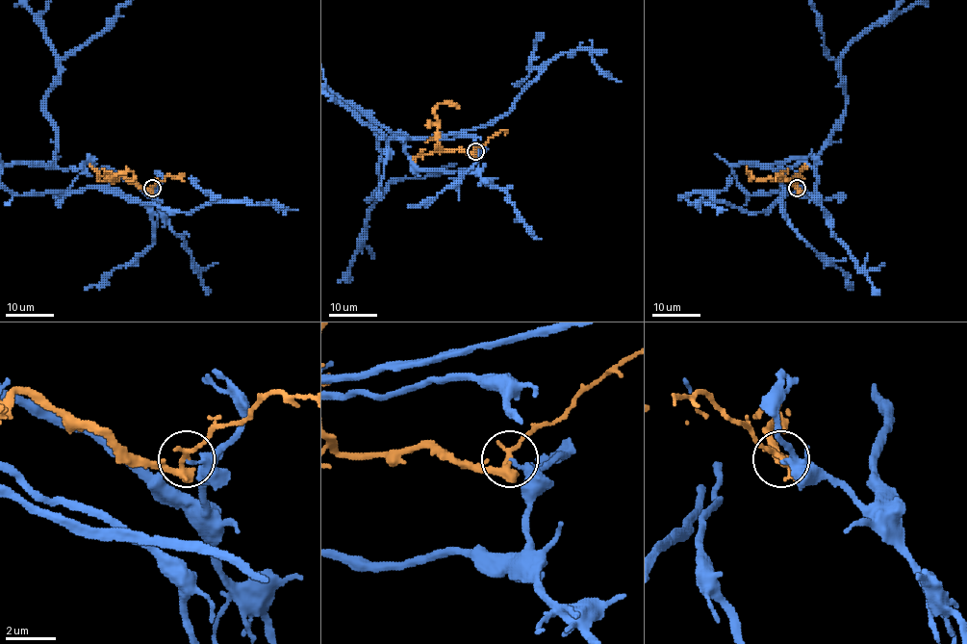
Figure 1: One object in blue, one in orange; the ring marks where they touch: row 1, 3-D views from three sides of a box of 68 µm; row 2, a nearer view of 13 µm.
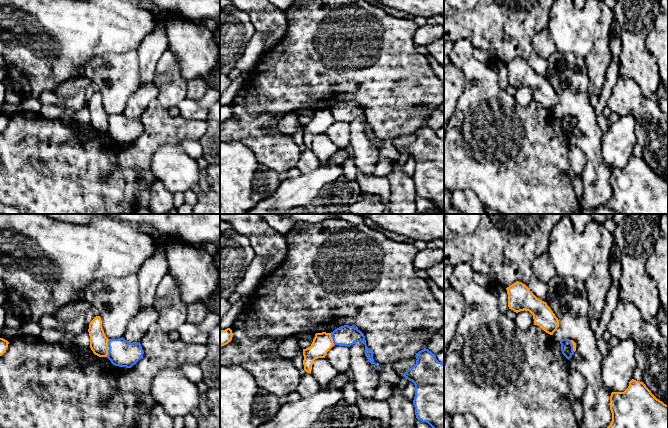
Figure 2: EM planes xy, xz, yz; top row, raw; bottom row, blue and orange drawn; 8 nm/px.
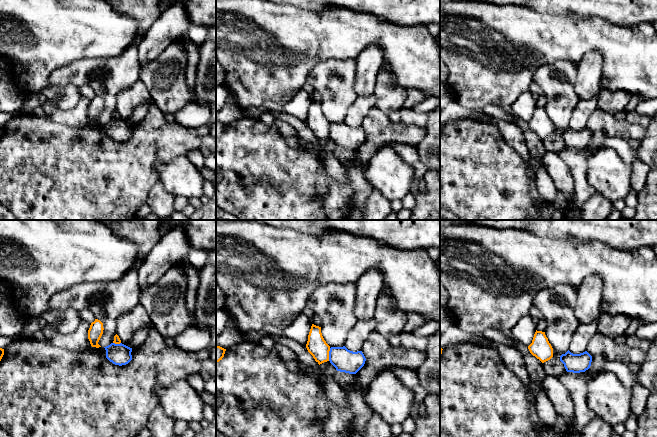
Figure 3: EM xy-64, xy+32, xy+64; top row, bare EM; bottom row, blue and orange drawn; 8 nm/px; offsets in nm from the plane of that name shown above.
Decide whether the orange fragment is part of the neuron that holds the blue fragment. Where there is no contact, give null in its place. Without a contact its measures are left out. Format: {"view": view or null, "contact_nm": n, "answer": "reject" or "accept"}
{"view": "xy", "contact_nm": 150, "answer": "reject"}

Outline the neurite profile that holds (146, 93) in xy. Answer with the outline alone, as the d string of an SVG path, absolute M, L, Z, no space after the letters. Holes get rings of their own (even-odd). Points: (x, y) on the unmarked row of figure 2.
M153 82L140 84L136 91L129 96L123 114L130 119L140 119L157 96L158 89Z

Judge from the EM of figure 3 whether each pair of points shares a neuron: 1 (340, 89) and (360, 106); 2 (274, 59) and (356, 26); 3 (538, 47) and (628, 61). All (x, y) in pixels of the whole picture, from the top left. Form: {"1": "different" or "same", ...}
{"1": "different", "2": "same", "3": "same"}

